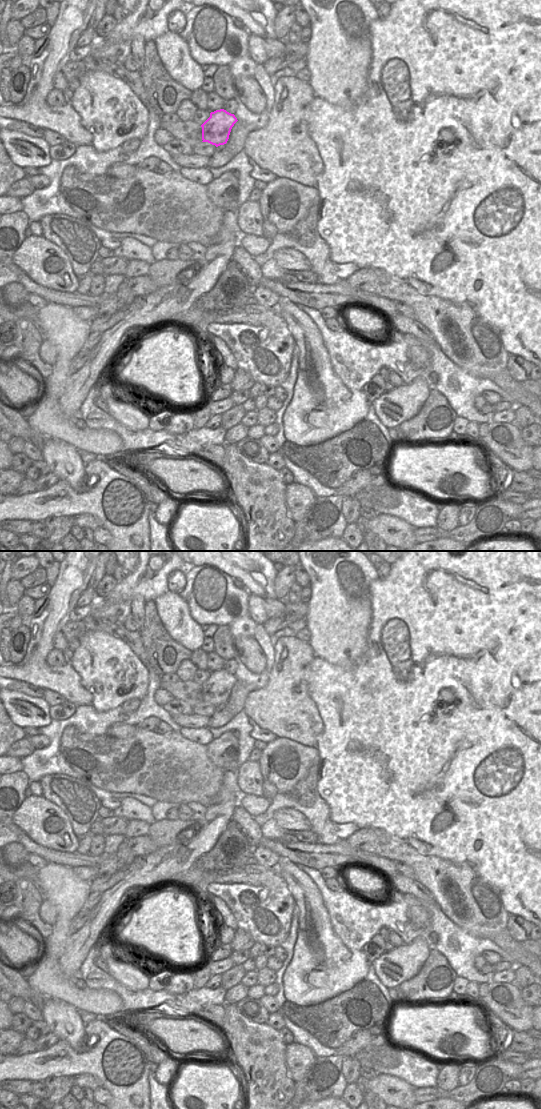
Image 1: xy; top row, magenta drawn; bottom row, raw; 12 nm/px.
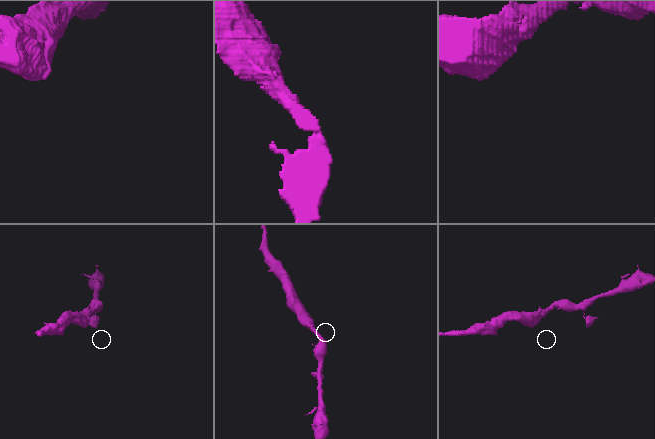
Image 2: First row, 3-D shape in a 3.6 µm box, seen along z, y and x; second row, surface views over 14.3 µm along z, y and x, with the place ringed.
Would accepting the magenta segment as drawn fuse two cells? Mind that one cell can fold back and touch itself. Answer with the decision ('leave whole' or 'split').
leave whole

